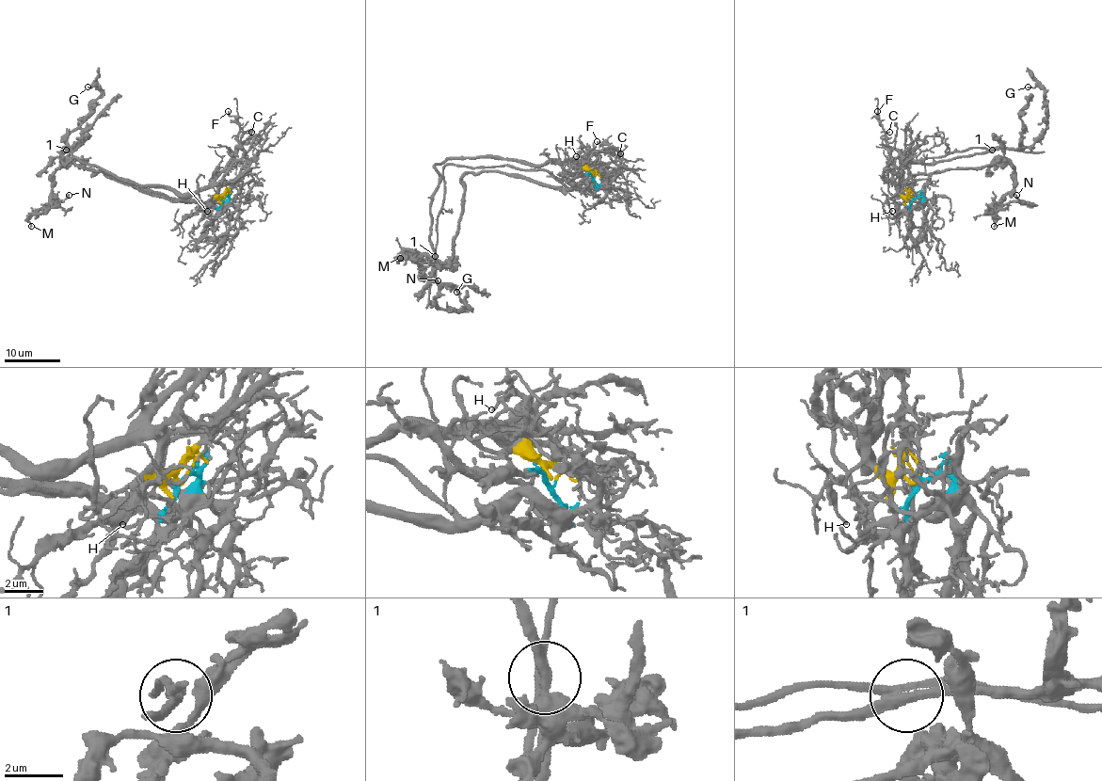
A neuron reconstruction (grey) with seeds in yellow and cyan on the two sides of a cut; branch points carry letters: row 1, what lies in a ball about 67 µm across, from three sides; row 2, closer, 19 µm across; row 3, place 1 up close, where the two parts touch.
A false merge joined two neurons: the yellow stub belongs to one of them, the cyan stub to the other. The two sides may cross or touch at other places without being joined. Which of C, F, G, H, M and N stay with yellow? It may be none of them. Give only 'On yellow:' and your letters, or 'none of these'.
On yellow: C, F, G, H

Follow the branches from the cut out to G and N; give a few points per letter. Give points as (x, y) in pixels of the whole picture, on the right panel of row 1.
G: (912, 199), (898, 186), (897, 193), (897, 158), (906, 167), (1029, 148), (1044, 131), (1046, 96), (1027, 87)
N: (913, 199), (923, 202), (908, 186), (909, 172), (1006, 159), (1014, 186), (998, 202), (1017, 201), (1015, 194)

